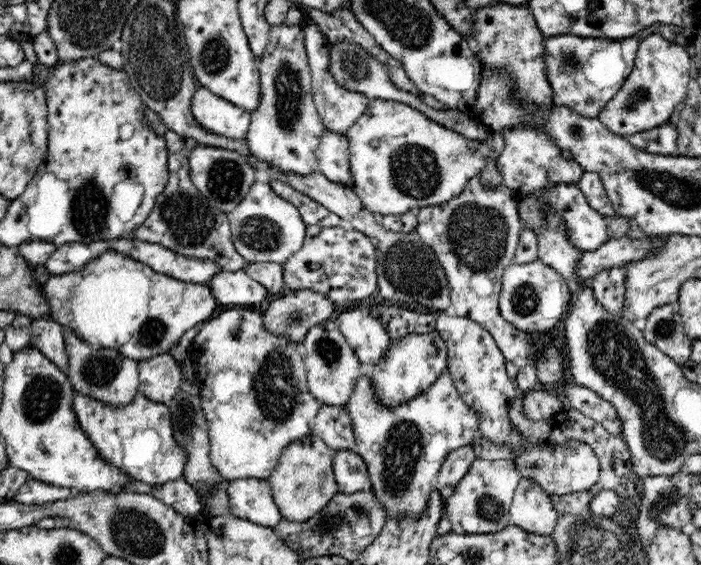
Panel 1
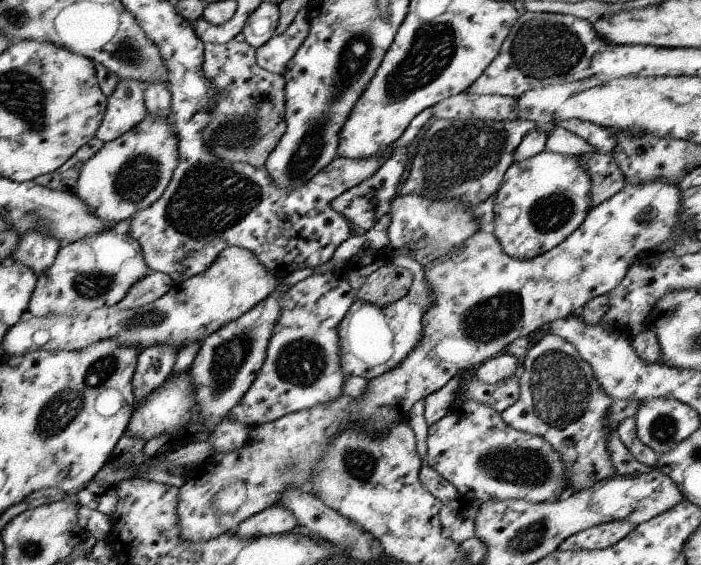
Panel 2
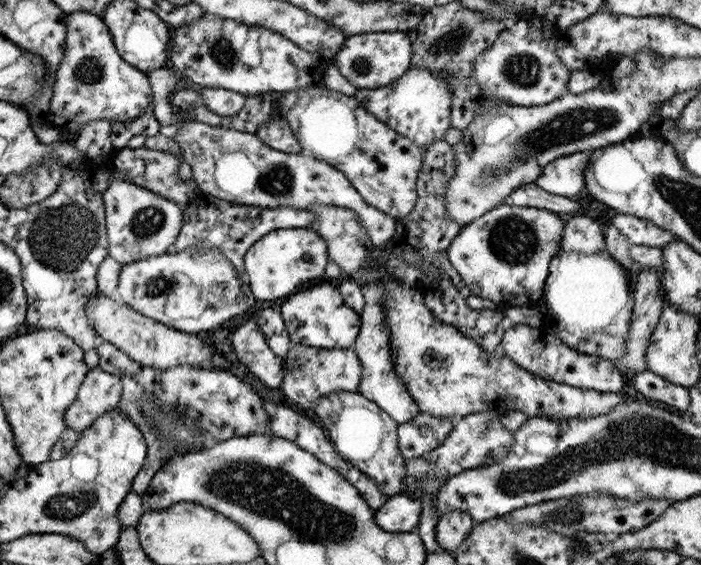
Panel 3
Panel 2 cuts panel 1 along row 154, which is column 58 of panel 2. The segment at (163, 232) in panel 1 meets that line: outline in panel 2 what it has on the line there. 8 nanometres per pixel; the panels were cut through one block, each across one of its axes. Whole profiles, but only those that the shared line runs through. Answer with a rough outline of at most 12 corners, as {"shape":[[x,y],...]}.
{"shape":[[89,139],[51,172],[51,188],[75,194],[79,171],[103,143]]}

